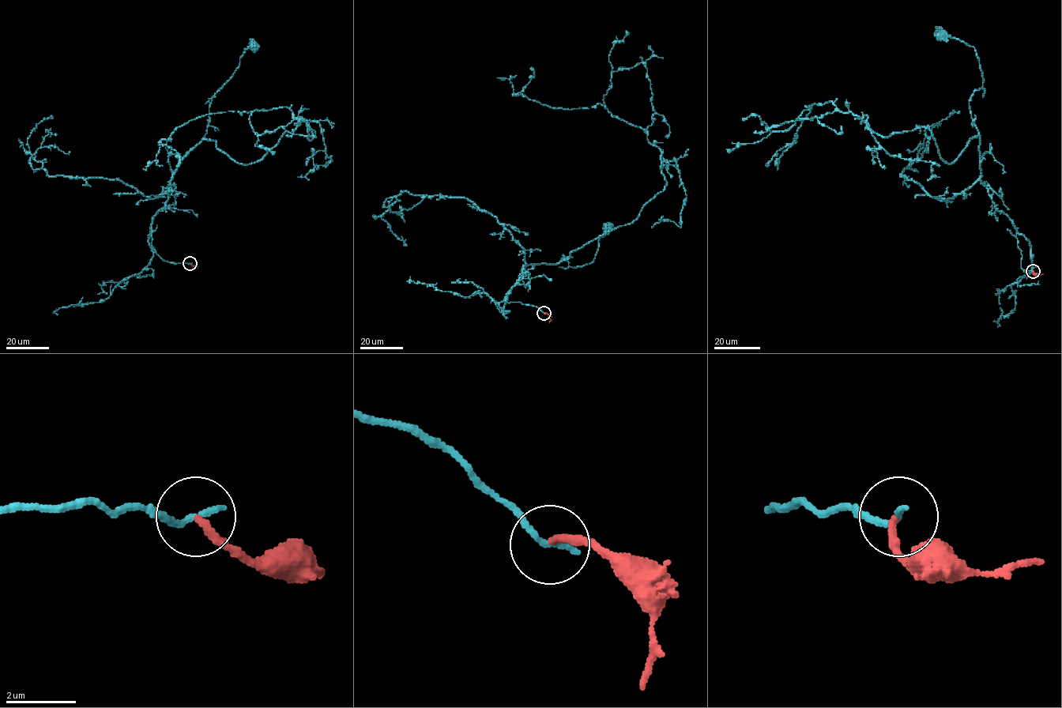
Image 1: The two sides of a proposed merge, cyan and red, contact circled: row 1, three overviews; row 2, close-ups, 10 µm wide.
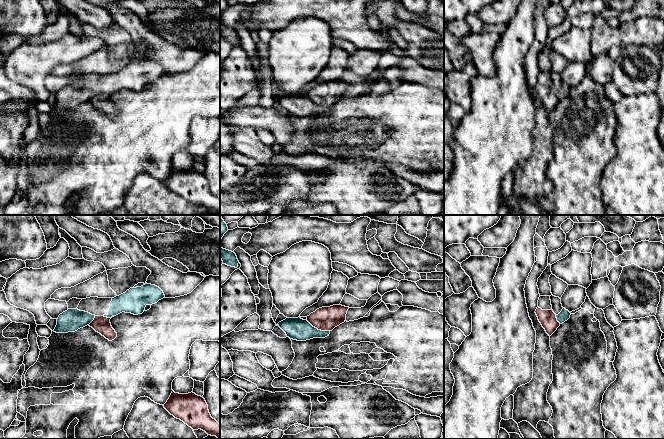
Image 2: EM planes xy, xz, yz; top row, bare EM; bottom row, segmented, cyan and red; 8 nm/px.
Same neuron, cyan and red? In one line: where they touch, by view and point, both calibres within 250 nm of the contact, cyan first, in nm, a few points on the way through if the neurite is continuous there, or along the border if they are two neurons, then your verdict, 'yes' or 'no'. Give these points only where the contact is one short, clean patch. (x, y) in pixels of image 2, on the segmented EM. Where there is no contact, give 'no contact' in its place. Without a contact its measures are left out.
xz (317, 329) | 180/190 nm | along xz (306, 320), (318, 329), (329, 331) | no

